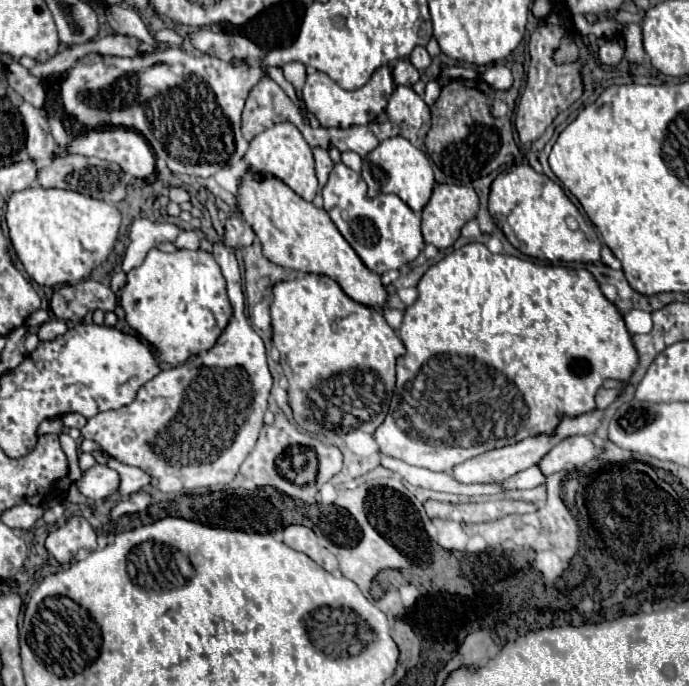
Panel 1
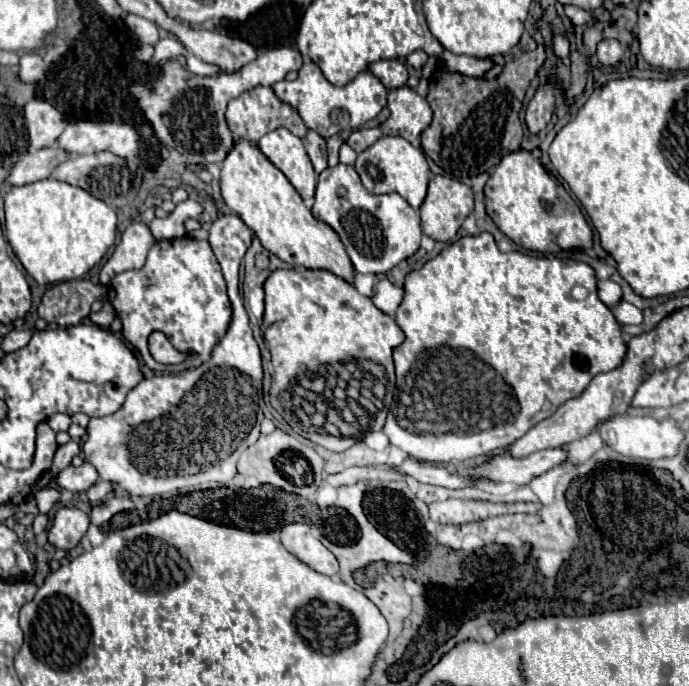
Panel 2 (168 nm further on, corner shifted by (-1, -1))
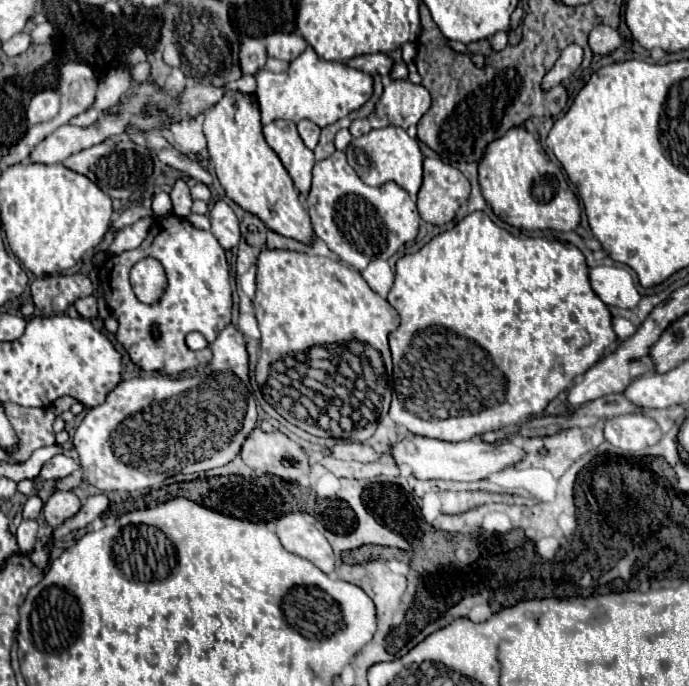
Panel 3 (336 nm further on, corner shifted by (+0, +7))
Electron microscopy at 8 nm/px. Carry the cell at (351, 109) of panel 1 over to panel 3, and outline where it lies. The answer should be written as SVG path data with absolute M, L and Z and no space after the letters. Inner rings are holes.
M310 46L290 62L290 68L286 72L274 74L270 70L260 70L258 74L254 74L254 78L258 84L256 100L262 112L262 124L270 124L278 118L290 122L300 122L308 118L324 128L358 110L372 96L370 74L354 70L342 62L322 60Z

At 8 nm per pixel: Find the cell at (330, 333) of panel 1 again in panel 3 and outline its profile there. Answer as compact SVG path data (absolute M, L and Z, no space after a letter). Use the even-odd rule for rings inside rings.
M317 237L315 241L313 255L304 252L286 252L286 250L262 250L256 262L258 266L256 296L252 304L254 304L254 314L258 318L258 328L262 332L260 356L256 364L256 382L262 382L258 386L262 390L264 400L294 426L320 436L324 432L318 426L310 426L306 420L298 420L292 408L286 406L286 402L290 402L292 398L292 390L302 390L302 384L294 384L294 376L290 378L290 372L288 372L290 366L294 366L294 372L300 376L300 370L308 368L308 348L322 344L334 350L334 362L342 360L342 356L344 360L350 358L350 370L360 370L364 380L368 380L368 370L382 370L384 374L382 380L386 380L382 384L390 384L393 363L388 334L398 328L400 316L388 304L386 298L376 294L366 284L360 272L356 272L354 268L342 262L330 260L329 249L324 245L325 243ZM360 342L366 342L366 344L360 344ZM374 348L382 356L378 356ZM288 354L298 354L290 358L294 360L292 364L288 360L280 360ZM276 360L278 364L270 368L270 364Z

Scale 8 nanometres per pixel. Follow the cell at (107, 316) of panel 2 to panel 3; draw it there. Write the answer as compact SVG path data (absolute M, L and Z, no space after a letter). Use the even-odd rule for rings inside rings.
M86 296L86 298L78 298L74 302L76 310L80 316L84 318L96 318L98 316L98 308L96 308L96 296Z

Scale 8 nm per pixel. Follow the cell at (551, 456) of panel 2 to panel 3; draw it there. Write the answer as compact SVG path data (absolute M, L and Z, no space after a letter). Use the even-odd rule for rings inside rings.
M406 436L404 440L396 442L386 450L390 458L394 460L396 466L410 466L412 476L418 480L430 480L430 478L440 478L440 480L464 480L464 482L476 482L482 478L488 478L490 474L504 470L506 466L518 462L524 452L520 446L506 442L506 444L484 444L482 440L464 440L464 442L444 442L444 440L434 440L426 436Z

